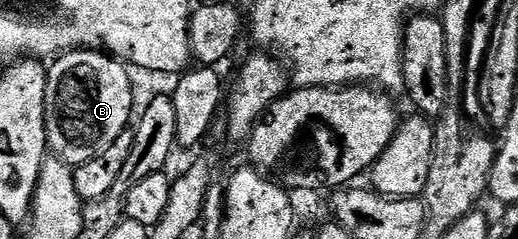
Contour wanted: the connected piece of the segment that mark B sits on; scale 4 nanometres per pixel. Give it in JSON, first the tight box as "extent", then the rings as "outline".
{"extent":[45,50,134,166],"outline":[[[101,50],[63,52],[48,65],[45,138],[56,159],[70,166],[86,164],[127,131],[134,119],[133,80],[128,71],[122,61]]]}

